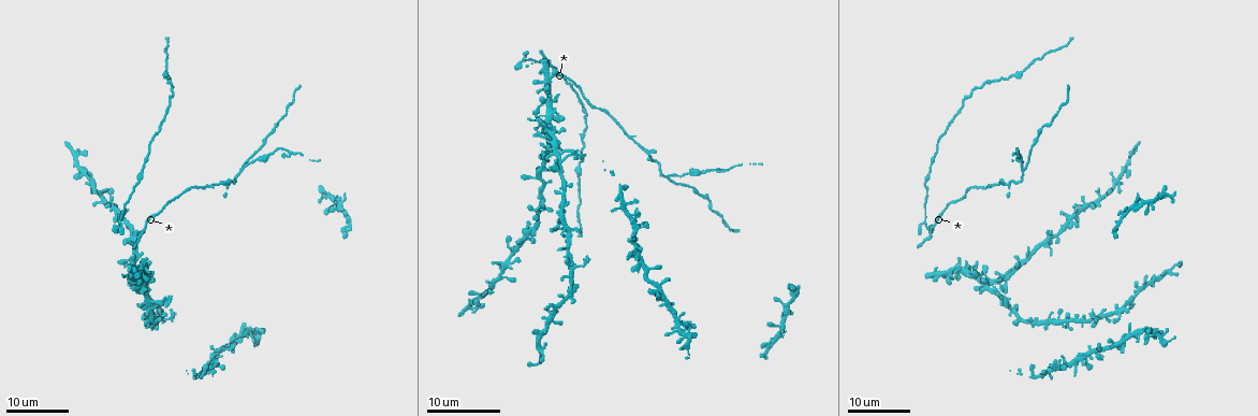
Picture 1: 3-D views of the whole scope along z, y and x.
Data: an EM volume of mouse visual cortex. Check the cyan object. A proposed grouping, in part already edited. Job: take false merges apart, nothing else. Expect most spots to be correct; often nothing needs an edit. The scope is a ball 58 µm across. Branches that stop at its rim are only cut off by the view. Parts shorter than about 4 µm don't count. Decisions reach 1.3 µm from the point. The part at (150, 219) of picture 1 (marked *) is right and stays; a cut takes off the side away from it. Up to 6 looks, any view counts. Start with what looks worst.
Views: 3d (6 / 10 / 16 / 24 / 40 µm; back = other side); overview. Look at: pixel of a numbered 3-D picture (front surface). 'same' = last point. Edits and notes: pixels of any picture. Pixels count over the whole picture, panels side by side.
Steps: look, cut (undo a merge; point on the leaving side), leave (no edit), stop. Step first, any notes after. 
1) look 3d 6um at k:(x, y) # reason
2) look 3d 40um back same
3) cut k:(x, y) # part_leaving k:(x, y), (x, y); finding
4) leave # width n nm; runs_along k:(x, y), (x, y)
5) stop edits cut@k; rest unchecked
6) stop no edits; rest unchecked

look 3d 24um at 1:(667, 177) # two arms in line, one across

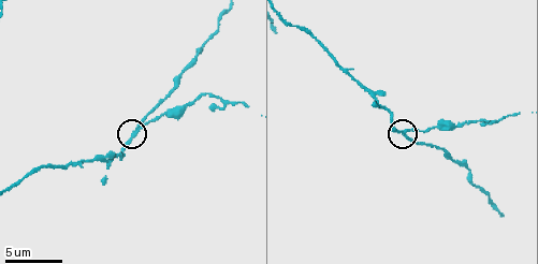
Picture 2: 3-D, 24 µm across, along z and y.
look 3d 10um at 2:(134, 134)

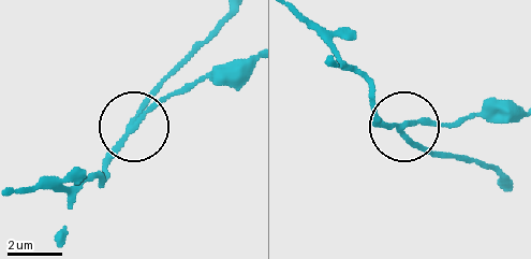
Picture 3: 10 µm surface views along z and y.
leave # arms 3; runs_along 3:(295, 12), (364, 82), (375, 120), (403, 125), (438, 155); one neuron here

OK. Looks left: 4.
look 3d 16um at 1:(577, 267) # four or more arms meet

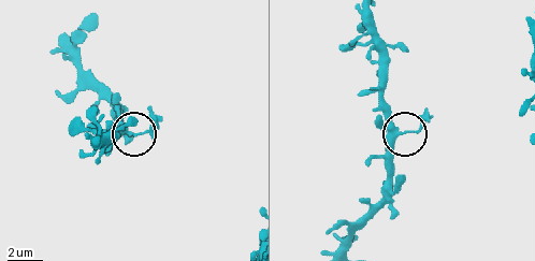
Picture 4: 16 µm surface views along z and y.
look 3d 10um at 4:(400, 131)

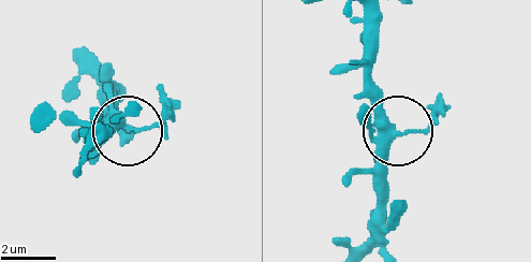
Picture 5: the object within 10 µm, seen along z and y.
leave # width 260 nm; runs_along 5:(366, 15), (366, 91), (396, 132), (382, 186); one neuron here

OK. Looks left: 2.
look 3d 16um at 1:(561, 161) # thin arm on a thick one

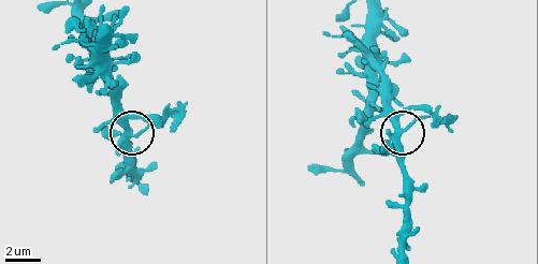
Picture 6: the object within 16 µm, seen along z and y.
look 3d 10um at 6:(398, 134)

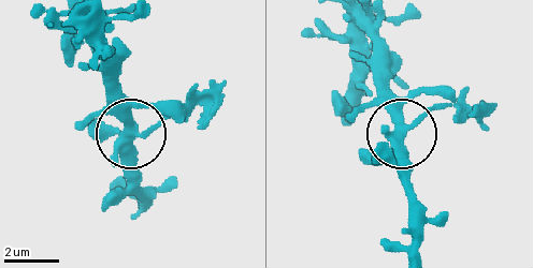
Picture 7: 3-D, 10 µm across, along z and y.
leave # arms 5; one neuron here

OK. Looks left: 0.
stop no edits; rest unchecked

